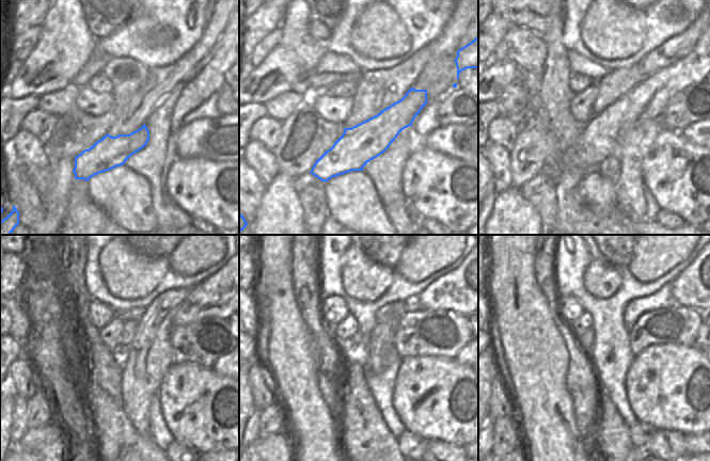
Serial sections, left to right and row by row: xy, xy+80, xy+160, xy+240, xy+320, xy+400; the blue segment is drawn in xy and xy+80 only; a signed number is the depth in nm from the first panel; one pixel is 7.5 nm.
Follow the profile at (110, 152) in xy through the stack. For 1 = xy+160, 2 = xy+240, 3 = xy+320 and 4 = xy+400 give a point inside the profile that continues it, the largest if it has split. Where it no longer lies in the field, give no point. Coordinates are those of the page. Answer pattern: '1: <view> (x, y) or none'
1: xy+160 (598, 139)
2: xy+240 (217, 297)
3: xy+320 (456, 291)
4: xy+400 (695, 287)

